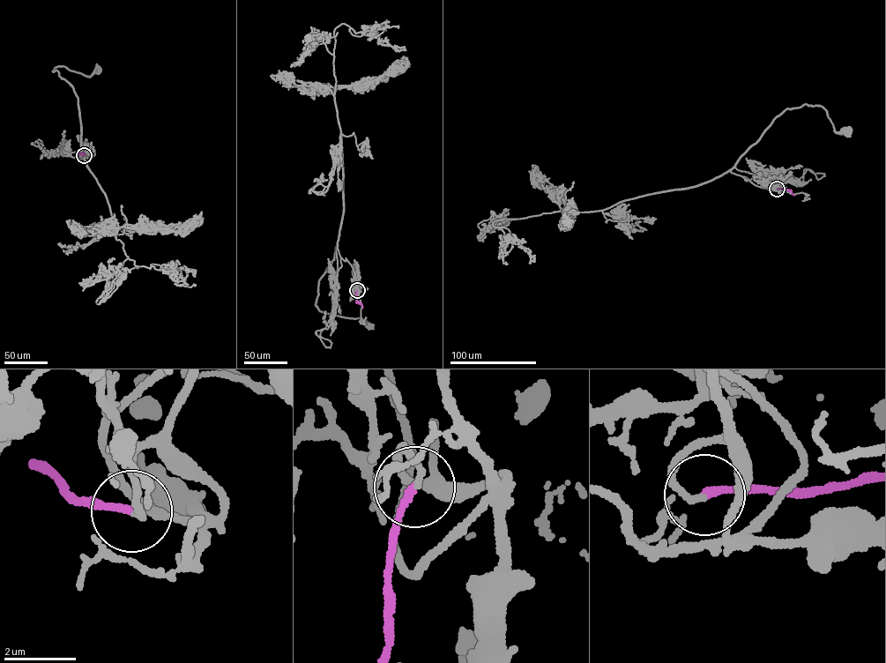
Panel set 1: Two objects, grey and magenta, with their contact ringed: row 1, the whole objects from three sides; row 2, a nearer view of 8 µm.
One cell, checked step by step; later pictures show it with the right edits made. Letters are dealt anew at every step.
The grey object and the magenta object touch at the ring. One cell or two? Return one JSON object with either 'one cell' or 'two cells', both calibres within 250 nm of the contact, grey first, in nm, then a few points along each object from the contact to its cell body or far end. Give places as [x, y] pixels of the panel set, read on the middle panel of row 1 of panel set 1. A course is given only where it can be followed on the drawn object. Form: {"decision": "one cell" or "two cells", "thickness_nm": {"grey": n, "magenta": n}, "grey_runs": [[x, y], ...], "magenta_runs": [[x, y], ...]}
{"decision": "one cell", "thickness_nm": {"grey": 160, "magenta": 180}, "grey_runs": [[357, 290], [353, 268], [341, 257], [337, 243], [319, 281], [316, 306], [323, 312], [360, 317], [370, 326]], "magenta_runs": [[357, 290], [356, 299], [362, 308]]}

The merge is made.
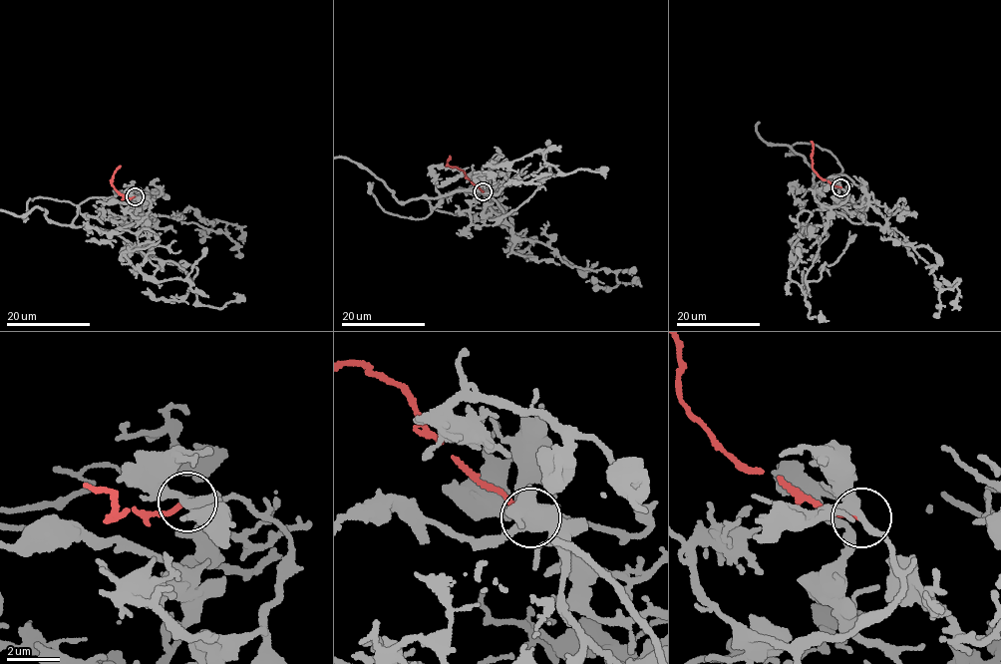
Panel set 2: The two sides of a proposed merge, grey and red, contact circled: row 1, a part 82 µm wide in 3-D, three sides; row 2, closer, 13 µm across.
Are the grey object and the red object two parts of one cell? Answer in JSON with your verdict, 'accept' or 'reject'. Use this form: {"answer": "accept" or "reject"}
{"answer": "reject"}

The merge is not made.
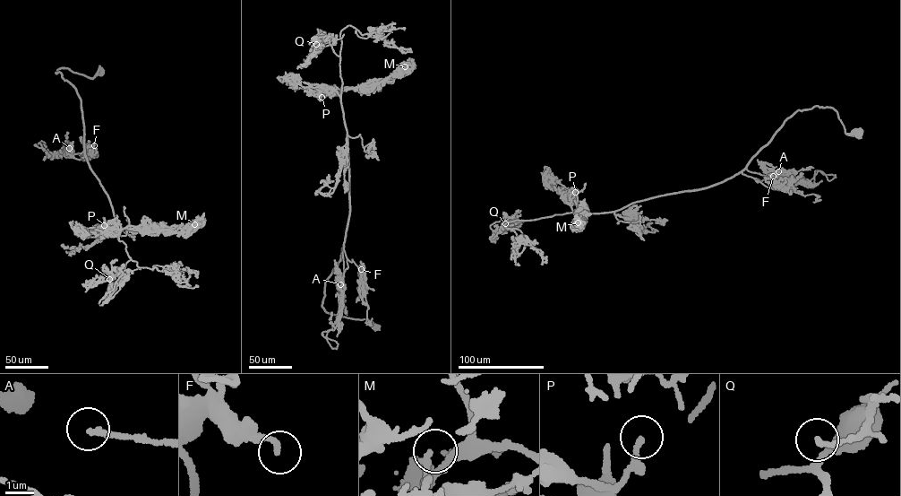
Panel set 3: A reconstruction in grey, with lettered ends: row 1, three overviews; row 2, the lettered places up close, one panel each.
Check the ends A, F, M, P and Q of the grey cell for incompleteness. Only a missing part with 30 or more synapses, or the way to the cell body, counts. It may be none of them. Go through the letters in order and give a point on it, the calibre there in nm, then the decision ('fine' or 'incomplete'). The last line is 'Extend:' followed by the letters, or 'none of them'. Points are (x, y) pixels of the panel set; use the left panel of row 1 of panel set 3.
A: place (69, 148); calibre 200 nm; incomplete
F: place (94, 145); calibre 200 nm; fine
M: place (194, 224); calibre 140 nm; fine
P: place (104, 225); calibre 140 nm; incomplete
Q: place (109, 279); calibre 220 nm; fine
Extend: A, P

